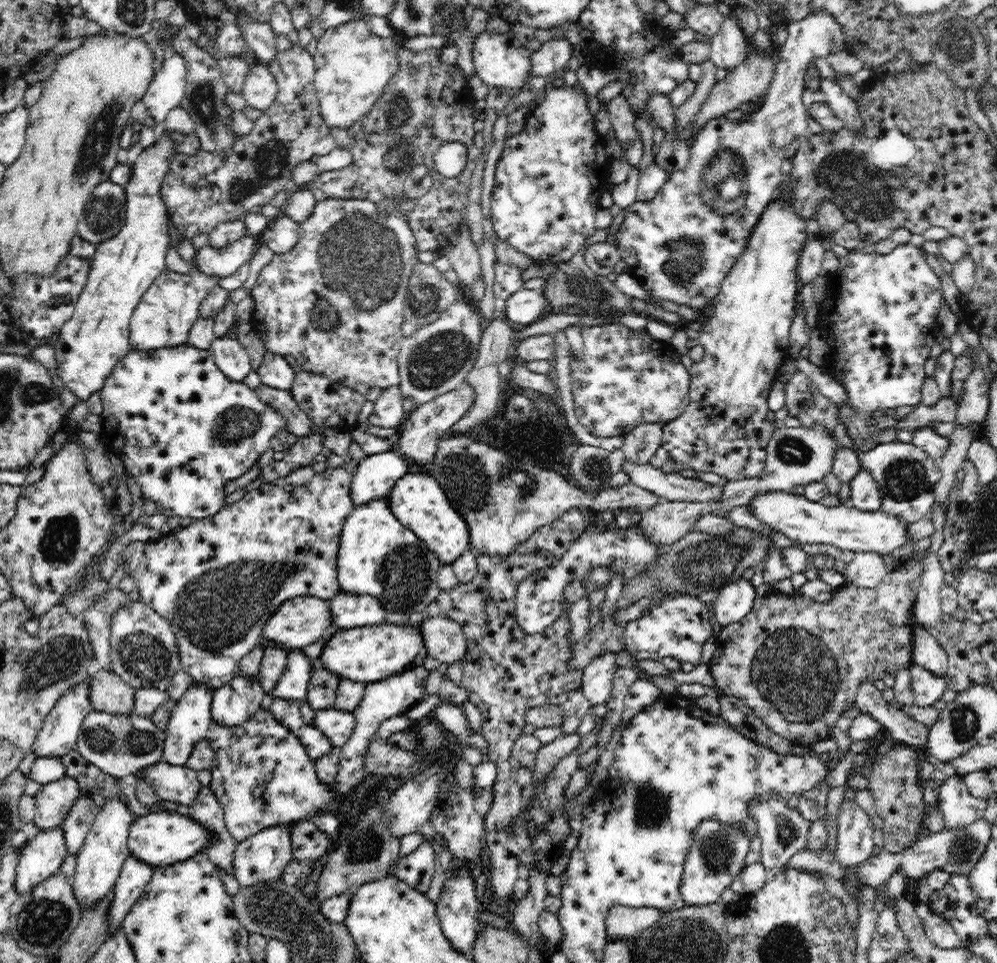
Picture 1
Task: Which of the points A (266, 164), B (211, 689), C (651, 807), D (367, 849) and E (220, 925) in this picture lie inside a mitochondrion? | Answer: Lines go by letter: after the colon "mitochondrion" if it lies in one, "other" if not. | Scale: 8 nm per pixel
A: mitochondrion
B: other
C: mitochondrion
D: mitochondrion
E: other

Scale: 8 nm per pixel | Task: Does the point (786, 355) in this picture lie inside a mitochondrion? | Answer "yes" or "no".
no

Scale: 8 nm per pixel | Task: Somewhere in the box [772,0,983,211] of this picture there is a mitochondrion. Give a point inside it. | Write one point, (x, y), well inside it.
(957, 45)

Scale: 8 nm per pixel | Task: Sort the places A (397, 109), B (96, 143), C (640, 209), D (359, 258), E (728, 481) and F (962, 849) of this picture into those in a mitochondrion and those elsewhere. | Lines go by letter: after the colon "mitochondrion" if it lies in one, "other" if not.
A: mitochondrion
B: mitochondrion
C: other
D: mitochondrion
E: other
F: mitochondrion

